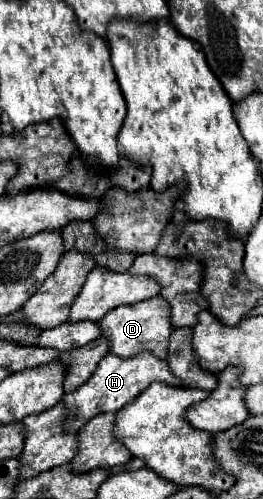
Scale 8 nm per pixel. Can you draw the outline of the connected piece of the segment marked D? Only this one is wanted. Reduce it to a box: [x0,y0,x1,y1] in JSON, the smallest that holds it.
[98,297,172,359]

